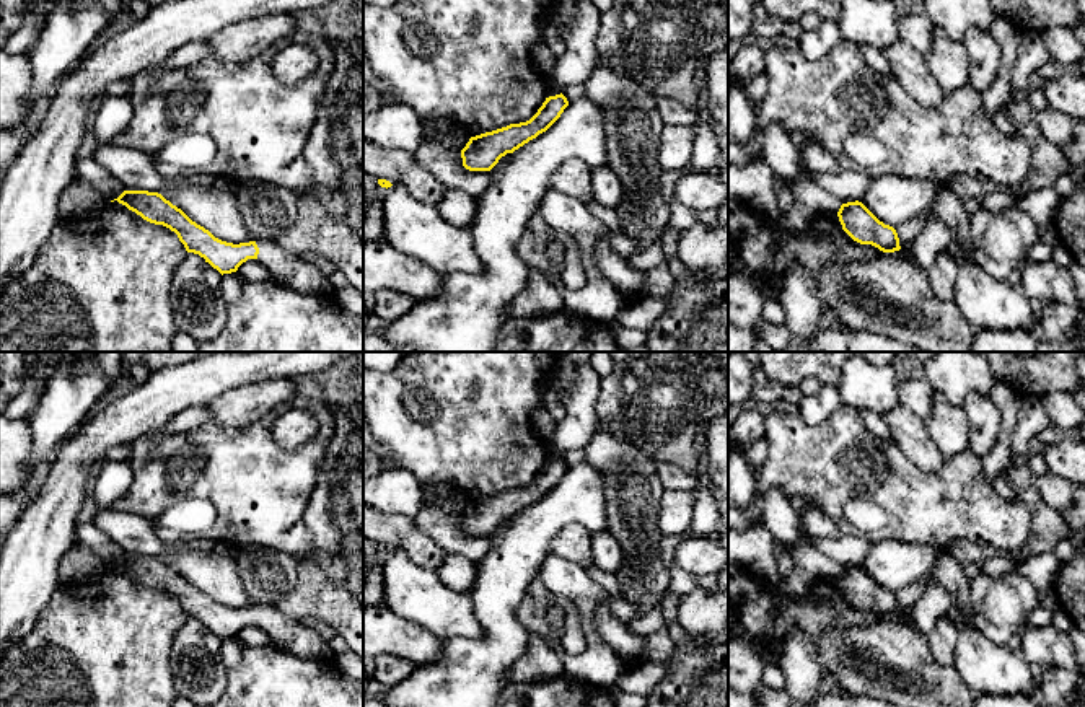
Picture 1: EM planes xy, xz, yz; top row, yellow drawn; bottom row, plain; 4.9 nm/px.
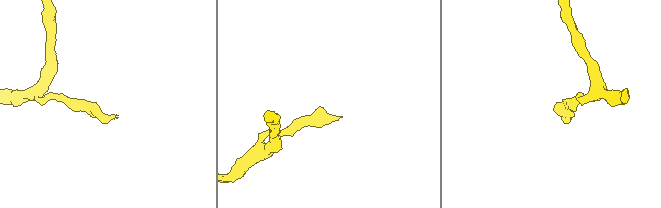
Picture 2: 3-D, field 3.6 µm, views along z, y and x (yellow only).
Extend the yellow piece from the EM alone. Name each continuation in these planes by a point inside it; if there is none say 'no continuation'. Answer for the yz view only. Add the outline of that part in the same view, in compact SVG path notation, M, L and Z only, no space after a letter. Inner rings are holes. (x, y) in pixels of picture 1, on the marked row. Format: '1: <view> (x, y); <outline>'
no continuation

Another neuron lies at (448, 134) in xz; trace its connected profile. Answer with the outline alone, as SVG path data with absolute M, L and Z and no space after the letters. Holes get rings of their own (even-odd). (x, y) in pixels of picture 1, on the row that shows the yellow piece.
M422 121L422 127L425 138L458 152L471 138L469 130L453 121Z

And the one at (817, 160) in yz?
M805 140L800 148L800 156L805 166L815 174L836 174L841 171L836 156L824 152L818 143Z

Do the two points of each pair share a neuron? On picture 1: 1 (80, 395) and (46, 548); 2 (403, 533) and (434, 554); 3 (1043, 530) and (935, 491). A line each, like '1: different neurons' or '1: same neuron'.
1: different neurons
2: same neuron
3: different neurons

